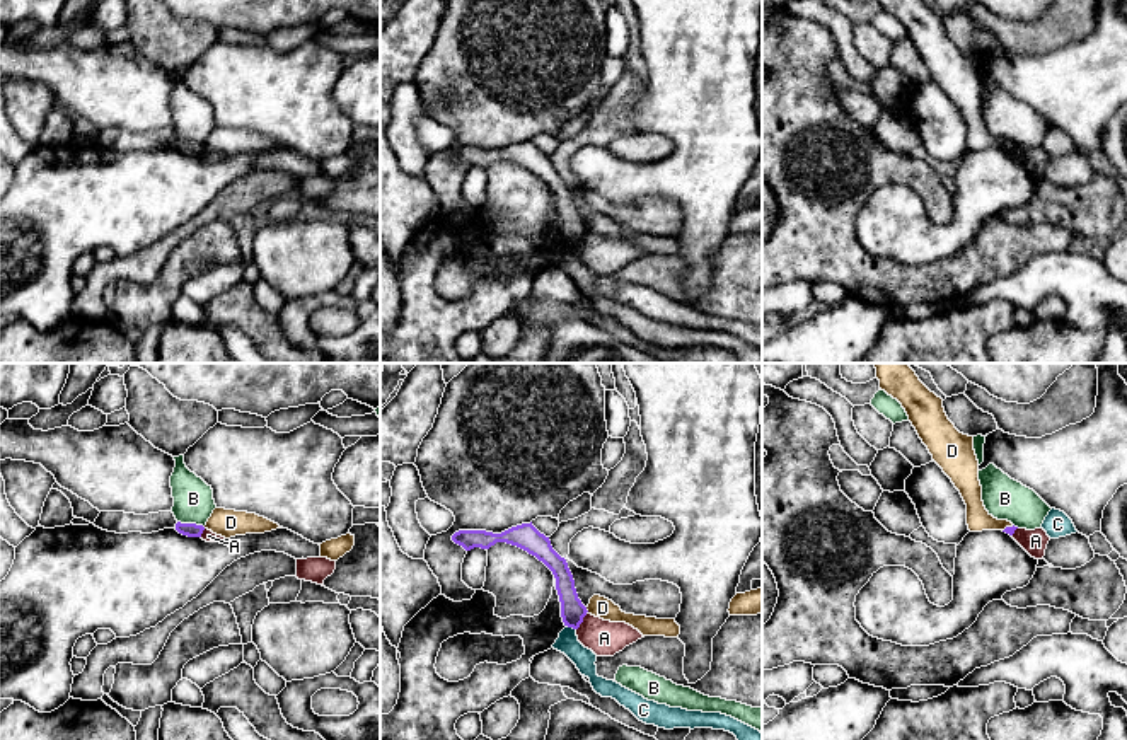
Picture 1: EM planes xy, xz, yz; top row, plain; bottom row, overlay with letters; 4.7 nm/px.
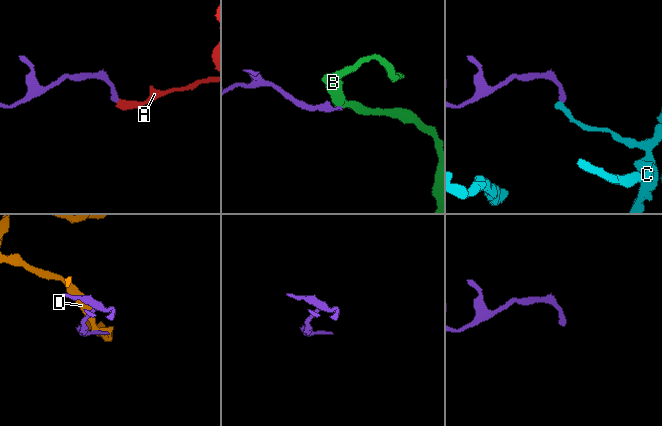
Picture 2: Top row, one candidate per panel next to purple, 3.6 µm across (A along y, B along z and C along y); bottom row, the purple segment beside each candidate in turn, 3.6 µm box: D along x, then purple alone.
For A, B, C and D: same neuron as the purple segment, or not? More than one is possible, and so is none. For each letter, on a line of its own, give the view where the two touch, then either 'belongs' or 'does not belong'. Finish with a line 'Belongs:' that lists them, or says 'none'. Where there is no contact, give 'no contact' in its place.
A: contact in xz; does not belong
B: contact in xy; does not belong
C: contact in xz; does not belong
D: contact in xz; does not belong
Belongs: none

